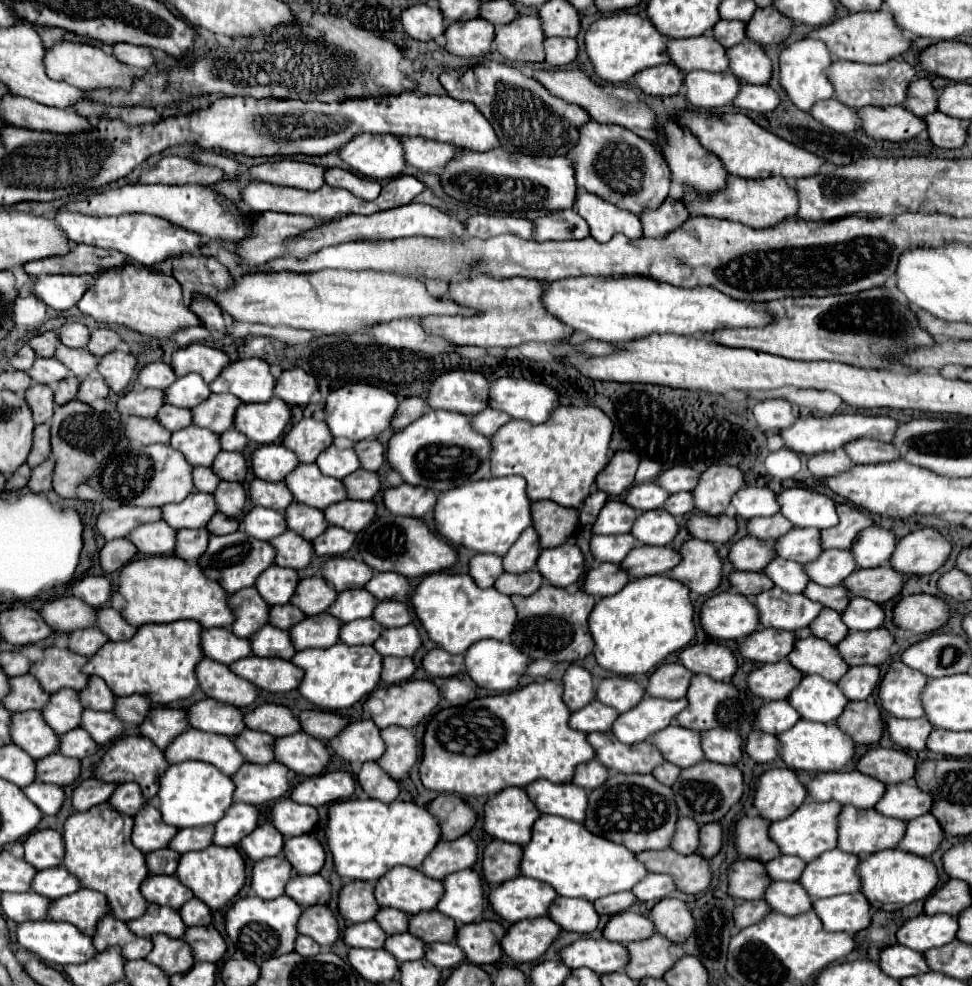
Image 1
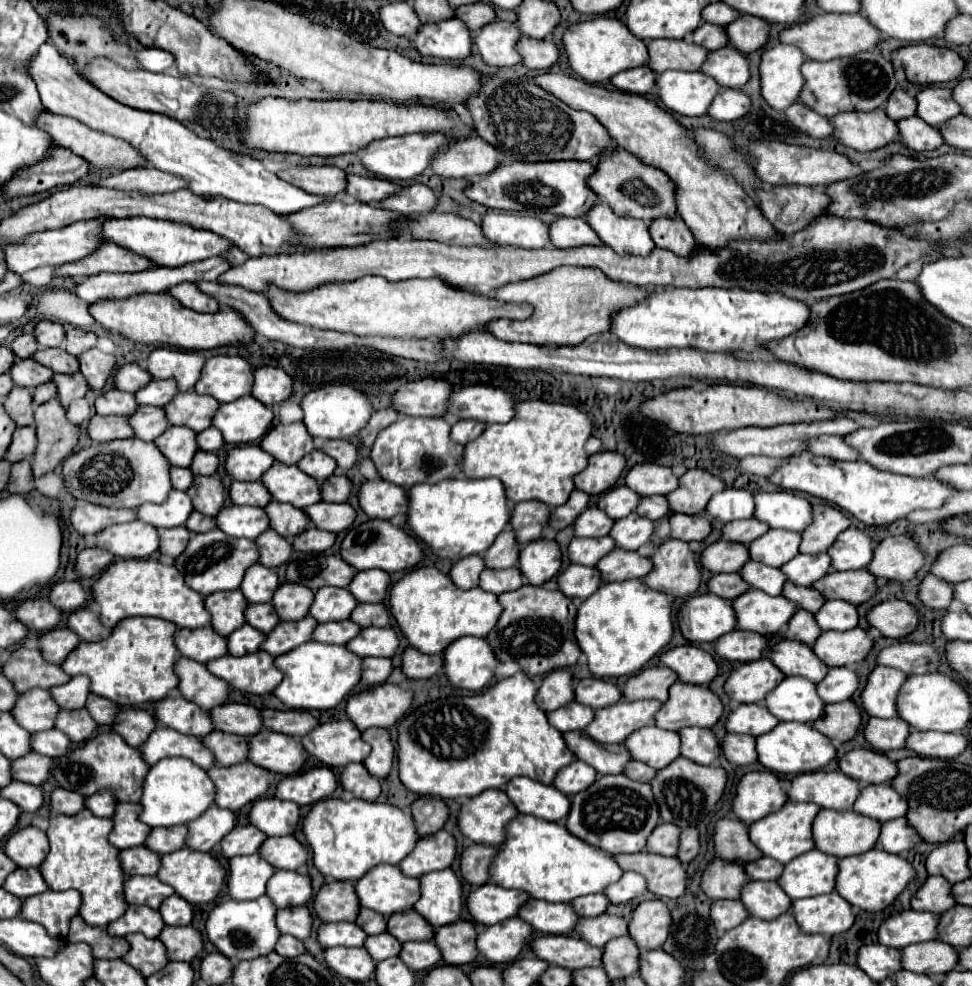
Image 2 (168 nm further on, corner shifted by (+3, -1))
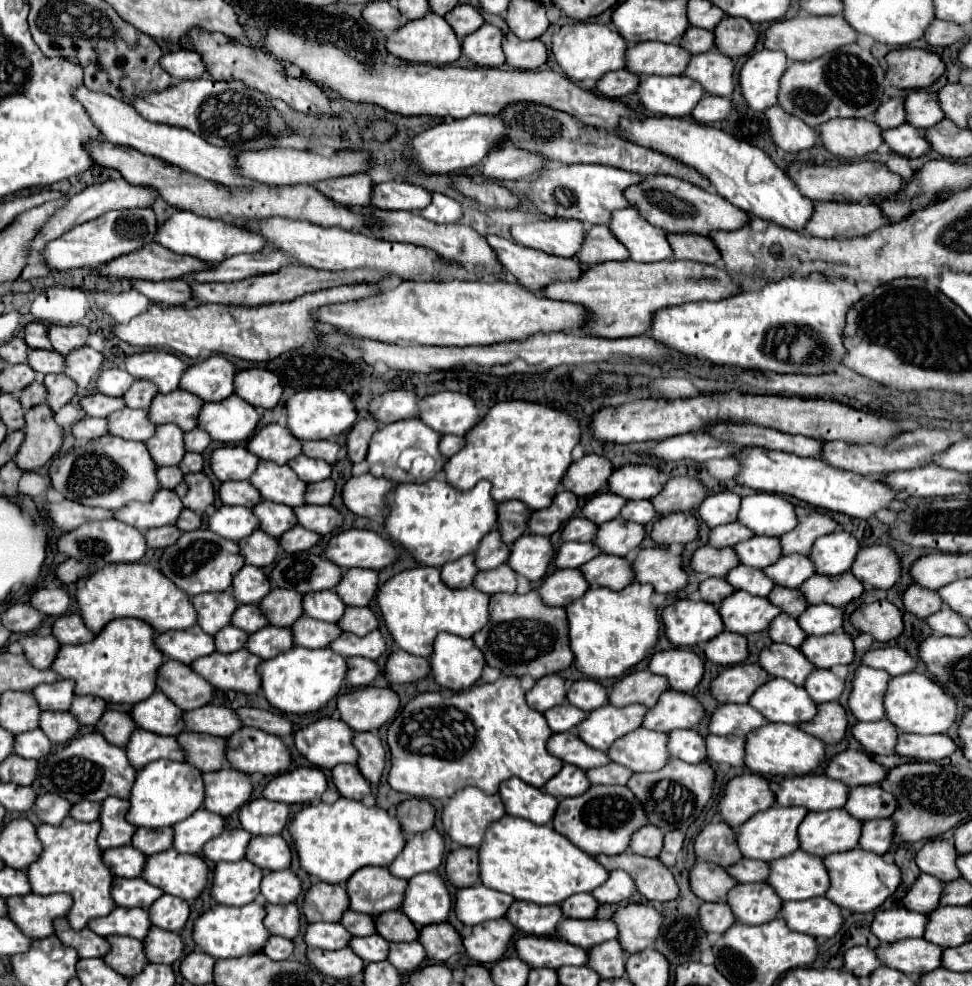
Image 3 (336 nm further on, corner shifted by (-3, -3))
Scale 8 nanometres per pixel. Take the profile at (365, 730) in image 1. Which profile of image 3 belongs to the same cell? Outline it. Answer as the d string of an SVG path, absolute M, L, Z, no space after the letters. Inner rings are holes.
M321 718L295 732L295 748L311 764L329 770L341 762L355 764L357 750L351 744L353 730L333 718Z

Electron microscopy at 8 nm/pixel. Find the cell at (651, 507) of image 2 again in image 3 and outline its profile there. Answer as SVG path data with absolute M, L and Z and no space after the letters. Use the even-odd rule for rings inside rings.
M629 500L625 504L625 510L621 510L619 514L623 520L629 522L639 522L639 524L647 524L649 520L655 518L655 508L649 500Z

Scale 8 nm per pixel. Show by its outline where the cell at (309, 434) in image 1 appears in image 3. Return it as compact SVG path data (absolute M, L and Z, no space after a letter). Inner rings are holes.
M267 424L263 428L259 428L245 444L245 448L251 452L251 454L257 454L261 460L271 460L275 464L287 464L291 458L299 456L301 454L301 442L289 432L285 430L285 426L279 426L279 424Z

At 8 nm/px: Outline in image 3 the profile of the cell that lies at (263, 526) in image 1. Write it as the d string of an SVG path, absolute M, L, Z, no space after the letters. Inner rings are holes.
M219 506L209 518L207 528L215 534L221 534L227 540L239 542L241 538L247 538L253 530L259 528L257 518L251 508L245 506Z

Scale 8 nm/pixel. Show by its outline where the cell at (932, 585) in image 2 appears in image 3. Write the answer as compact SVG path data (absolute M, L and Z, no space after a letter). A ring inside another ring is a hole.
M911 584L903 592L903 604L905 610L915 614L917 618L927 618L929 614L941 610L941 598L937 596L937 592L929 592L919 584Z

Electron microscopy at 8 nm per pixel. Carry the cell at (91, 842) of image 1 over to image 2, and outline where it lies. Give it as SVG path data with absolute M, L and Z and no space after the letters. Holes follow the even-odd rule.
M81 810L75 816L57 816L51 818L51 824L47 828L47 838L49 838L49 854L45 858L45 862L41 864L41 874L45 878L45 882L51 886L51 890L69 890L75 888L81 892L83 896L83 906L79 910L79 914L83 916L83 920L91 926L107 926L111 920L121 918L123 912L127 910L127 902L123 900L123 884L125 884L125 872L121 868L121 860L119 860L119 850L113 848L107 840L107 836L111 834L111 818L99 818L87 810Z

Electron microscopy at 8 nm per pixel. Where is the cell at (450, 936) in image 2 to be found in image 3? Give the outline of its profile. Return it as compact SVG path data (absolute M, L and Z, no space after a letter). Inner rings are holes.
M449 922L421 928L417 940L423 944L427 956L437 962L445 962L451 956L459 954L461 936L453 930L453 926Z

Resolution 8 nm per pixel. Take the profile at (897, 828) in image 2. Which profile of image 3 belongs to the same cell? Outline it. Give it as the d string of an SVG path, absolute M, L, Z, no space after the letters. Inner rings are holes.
M889 818L869 820L869 822L863 822L861 826L859 848L875 854L885 854L891 846L891 838L893 838L893 822Z

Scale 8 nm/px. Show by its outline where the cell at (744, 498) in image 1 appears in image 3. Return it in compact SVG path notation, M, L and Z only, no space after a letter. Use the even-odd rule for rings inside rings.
M719 492L719 494L711 494L707 496L701 506L697 508L699 518L703 524L707 524L709 528L715 528L719 524L727 524L737 520L737 512L739 512L739 504L741 498L733 492Z

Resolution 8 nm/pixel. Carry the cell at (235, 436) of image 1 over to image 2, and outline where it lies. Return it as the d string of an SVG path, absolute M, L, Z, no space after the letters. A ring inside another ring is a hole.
M211 426L211 428L207 428L205 432L199 432L199 434L197 434L197 444L199 444L201 450L217 452L217 450L225 444L225 440L223 440L223 434L221 434L215 426Z

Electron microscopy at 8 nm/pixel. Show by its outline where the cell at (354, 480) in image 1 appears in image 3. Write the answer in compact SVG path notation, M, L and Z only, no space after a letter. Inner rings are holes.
M331 478L315 482L315 484L307 484L305 502L307 504L329 504L333 498L333 492L335 492L335 484Z

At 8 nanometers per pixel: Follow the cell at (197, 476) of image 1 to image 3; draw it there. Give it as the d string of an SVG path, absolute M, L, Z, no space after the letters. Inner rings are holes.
M165 466L165 468L157 468L157 480L161 488L169 488L173 490L181 480L183 480L183 472L177 466Z

